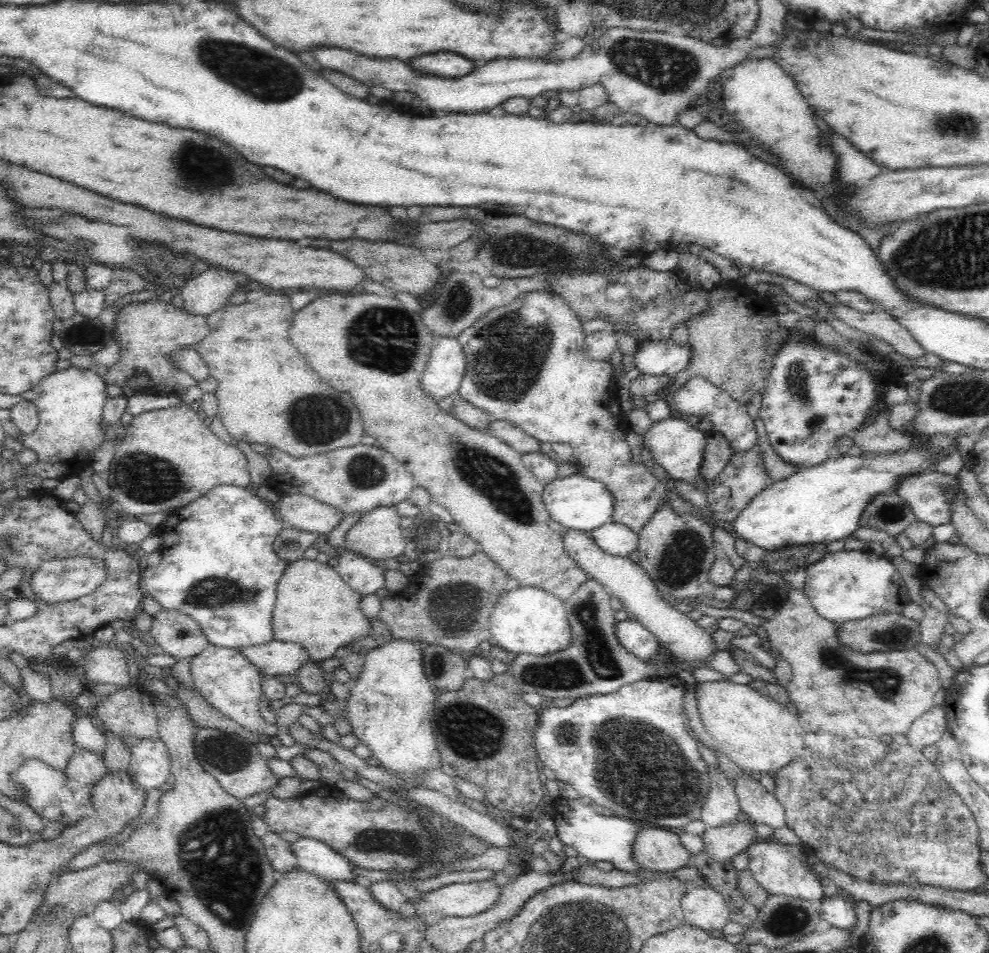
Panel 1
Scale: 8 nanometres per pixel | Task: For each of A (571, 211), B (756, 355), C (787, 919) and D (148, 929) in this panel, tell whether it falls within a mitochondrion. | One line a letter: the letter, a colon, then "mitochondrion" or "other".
A: other
B: other
C: mitochondrion
D: other

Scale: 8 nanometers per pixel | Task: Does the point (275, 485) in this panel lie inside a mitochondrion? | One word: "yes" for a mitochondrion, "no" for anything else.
no

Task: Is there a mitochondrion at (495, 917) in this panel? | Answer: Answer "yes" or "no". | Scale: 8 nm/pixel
no

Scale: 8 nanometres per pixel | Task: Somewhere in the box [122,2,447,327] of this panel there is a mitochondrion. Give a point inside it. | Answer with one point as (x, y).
(268, 77)

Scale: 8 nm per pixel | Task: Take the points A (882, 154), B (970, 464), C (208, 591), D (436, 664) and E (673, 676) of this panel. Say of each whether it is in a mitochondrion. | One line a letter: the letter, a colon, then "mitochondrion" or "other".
A: other
B: other
C: mitochondrion
D: mitochondrion
E: other

